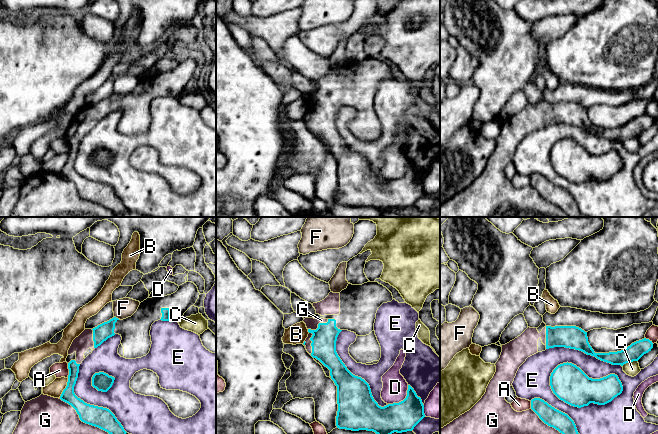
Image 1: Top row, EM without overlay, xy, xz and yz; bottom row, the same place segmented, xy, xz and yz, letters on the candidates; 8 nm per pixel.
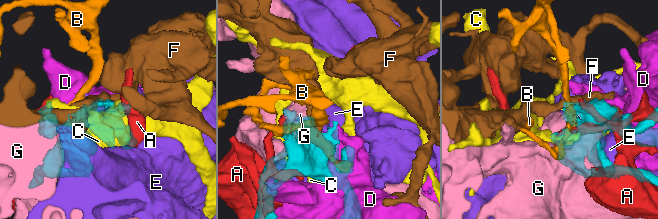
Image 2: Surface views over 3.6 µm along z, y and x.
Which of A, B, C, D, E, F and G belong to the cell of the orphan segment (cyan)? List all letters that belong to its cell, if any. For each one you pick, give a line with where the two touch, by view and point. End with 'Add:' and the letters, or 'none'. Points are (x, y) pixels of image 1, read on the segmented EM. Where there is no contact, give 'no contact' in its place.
G: meets cyan in xy at (83, 421)
Add: G

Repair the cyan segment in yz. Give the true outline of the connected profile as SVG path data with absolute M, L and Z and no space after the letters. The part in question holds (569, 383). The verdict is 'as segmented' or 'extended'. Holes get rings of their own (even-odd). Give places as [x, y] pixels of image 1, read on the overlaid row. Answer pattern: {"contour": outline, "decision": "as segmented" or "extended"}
{"contour": "M568 362L553 370L550 386L560 400L578 408L590 403L605 405L623 391L617 375L610 374L600 379L592 379L579 367Z", "decision": "as segmented"}

